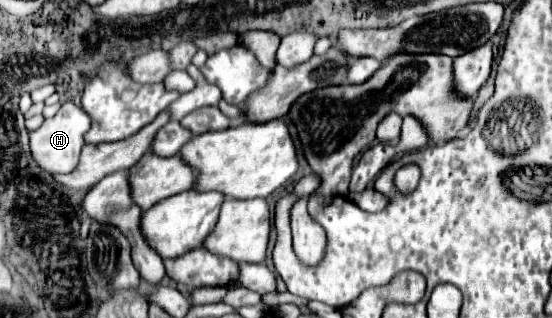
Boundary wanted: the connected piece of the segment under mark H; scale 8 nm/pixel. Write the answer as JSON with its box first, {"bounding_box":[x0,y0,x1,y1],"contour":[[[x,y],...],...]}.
{"bounding_box":[30,102,92,174],"contour":[[[64,102],[54,118],[44,120],[44,124],[36,132],[30,132],[30,148],[38,166],[52,174],[72,172],[80,162],[80,152],[86,144],[84,134],[88,132],[90,124],[92,124],[92,118],[80,106],[76,106],[74,102]]]}

